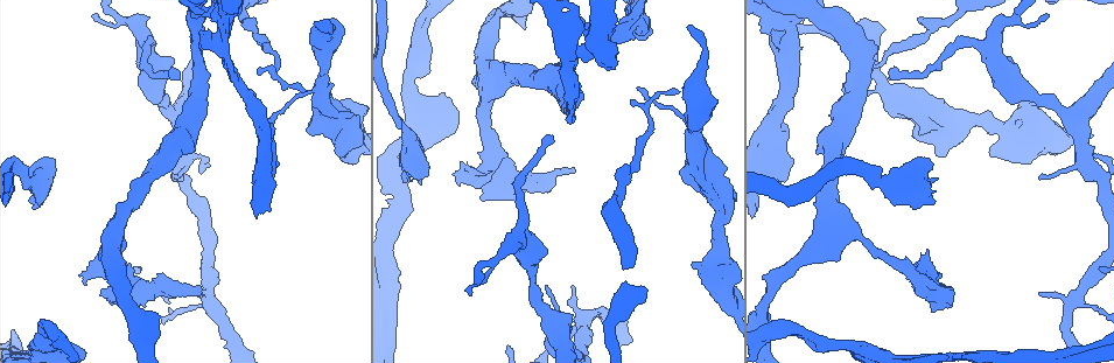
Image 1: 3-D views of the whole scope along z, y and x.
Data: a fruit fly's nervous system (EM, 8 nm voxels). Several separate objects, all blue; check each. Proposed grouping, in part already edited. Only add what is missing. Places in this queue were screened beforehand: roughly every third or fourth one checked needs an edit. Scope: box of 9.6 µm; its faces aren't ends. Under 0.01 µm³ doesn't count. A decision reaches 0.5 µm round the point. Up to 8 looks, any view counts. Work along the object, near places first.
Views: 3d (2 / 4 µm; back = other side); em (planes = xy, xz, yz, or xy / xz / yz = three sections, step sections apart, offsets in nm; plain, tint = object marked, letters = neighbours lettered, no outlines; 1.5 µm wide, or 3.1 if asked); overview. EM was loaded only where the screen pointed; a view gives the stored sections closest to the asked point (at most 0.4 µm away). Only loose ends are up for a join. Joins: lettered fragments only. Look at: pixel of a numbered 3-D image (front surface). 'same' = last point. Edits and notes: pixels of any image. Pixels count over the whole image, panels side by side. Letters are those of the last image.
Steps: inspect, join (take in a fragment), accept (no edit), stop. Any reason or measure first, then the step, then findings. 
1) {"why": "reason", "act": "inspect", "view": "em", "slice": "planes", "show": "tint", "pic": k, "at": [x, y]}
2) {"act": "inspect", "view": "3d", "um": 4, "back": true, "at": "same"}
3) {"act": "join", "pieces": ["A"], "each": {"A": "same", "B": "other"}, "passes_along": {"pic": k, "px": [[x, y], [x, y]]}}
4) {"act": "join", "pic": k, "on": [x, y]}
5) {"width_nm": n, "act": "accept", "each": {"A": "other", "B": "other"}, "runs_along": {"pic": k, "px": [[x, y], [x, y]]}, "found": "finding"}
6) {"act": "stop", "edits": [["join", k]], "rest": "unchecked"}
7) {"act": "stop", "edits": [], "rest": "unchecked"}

{"act": "inspect", "view": "3d", "um": 4, "pic": 1, "at": [927, 160]}

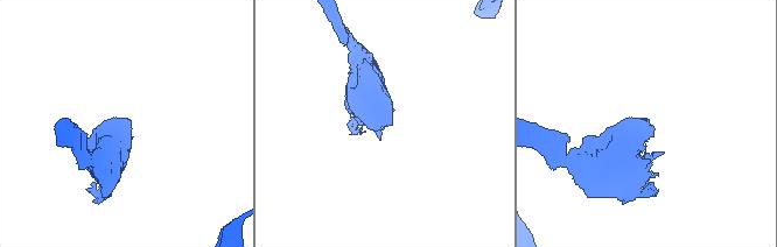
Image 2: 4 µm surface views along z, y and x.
{"why": "now the EM", "act": "inspect", "view": "em", "slice": "yz", "step": 8, "show": "tint", "pic": 2, "at": [390, 122]}

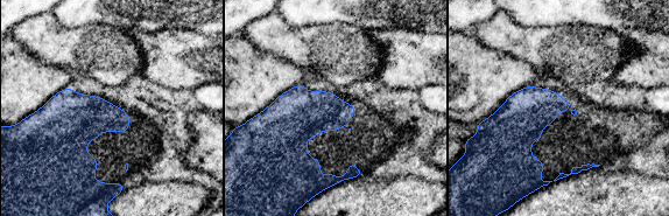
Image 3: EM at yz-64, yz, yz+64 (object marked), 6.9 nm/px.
{"act": "inspect", "view": "em", "slice": "planes", "show": "letters", "at": "same"}

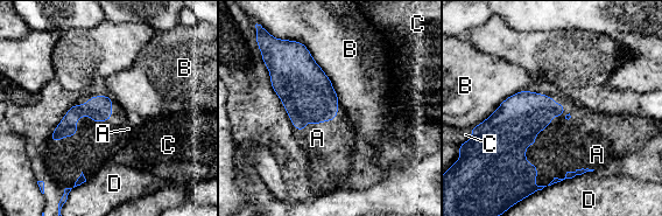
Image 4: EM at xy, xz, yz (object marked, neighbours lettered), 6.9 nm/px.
{"act": "join", "pieces": ["A"], "each": {"A": "same", "B": "other", "C": "other", "D": "other"}, "found": "the cell continues"}

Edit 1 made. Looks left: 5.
{"why": "free end", "act": "inspect", "view": "em", "slice": "planes", "show": "letters", "pic": 1, "at": [1039, 293]}

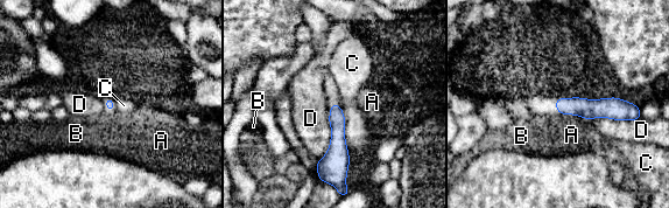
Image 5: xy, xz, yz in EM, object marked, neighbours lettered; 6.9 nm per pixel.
{"longest_contact_nm": ["C", 380], "act": "accept", "each": {"A": "other", "B": "other", "C": "other", "D": "other"}, "runs_along": {"pic": 5, "px": [[558, 102], [563, 105], [628, 110]]}, "found": "no lettered fragment goes on from it"}

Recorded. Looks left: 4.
{"why": "tapers out", "act": "inspect", "view": "em", "slice": "planes", "show": "letters", "pic": 1, "at": [632, 101]}

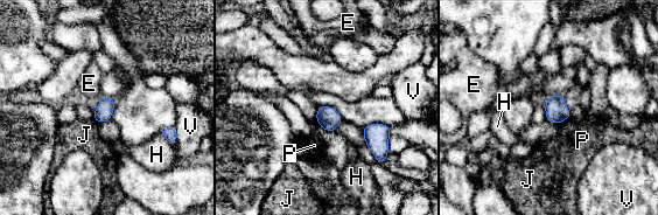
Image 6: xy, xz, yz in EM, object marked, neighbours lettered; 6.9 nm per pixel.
{"act": "accept", "each": {"E": "other", "H": "other", "J": "other", "P": "other", "V": "other"}, "border": {"pic": 6, "px": [[571, 117], [558, 124]]}, "found": "none of them fits"}

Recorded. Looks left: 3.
{"act": "stop", "edits": [["join", 4]], "rest": "unchecked"}

